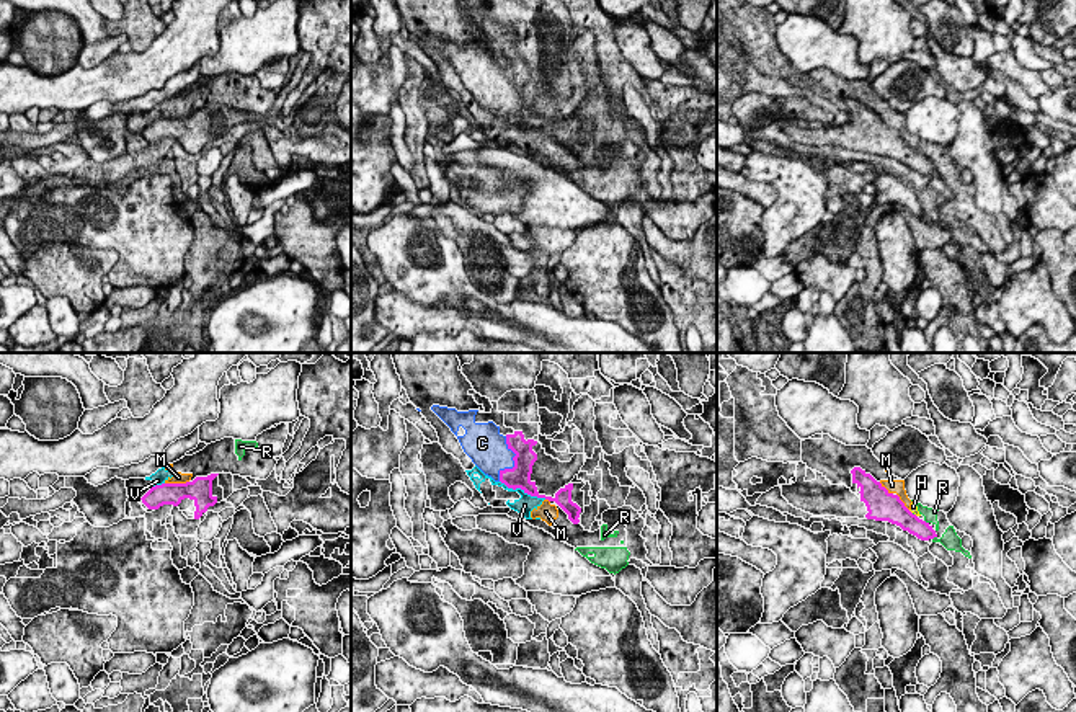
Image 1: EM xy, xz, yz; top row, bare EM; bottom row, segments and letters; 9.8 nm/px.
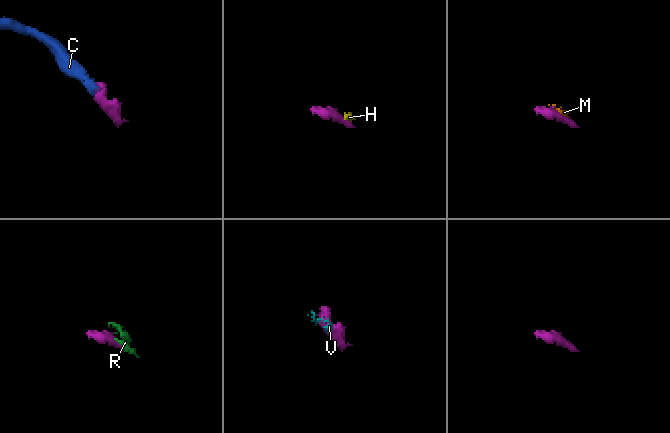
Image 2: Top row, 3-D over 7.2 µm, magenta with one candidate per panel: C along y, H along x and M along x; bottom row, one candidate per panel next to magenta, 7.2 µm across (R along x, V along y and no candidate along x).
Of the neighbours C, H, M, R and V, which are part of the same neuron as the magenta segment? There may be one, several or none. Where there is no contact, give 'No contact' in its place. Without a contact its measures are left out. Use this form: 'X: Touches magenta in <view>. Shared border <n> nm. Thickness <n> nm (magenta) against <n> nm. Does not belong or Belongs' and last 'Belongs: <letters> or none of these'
C: Touches magenta in xz. Shared border 460 nm. Thickness 220 nm (magenta) against 340 nm. Belongs
H: Touches magenta in yz. Shared border 60 nm. Thickness 280 nm (magenta) against 60 nm. Does not belong
M: Touches magenta in xy. Shared border 240 nm. Thickness 240 nm (magenta) against 120 nm. Does not belong
R: Touches magenta in yz. Shared border 60 nm. Thickness 200 nm (magenta) against 130 nm. Does not belong
V: Touches magenta in xz. Shared border 500 nm. Thickness 220 nm (magenta) against 180 nm. Does not belong
Belongs: C

